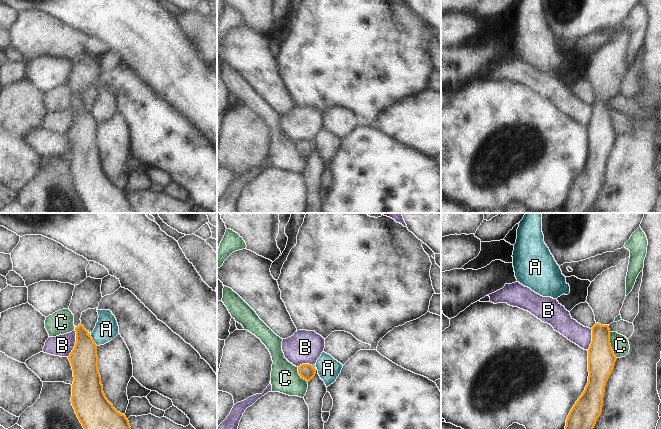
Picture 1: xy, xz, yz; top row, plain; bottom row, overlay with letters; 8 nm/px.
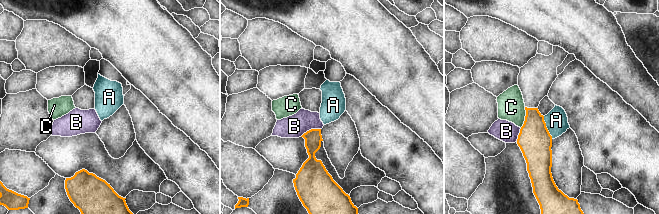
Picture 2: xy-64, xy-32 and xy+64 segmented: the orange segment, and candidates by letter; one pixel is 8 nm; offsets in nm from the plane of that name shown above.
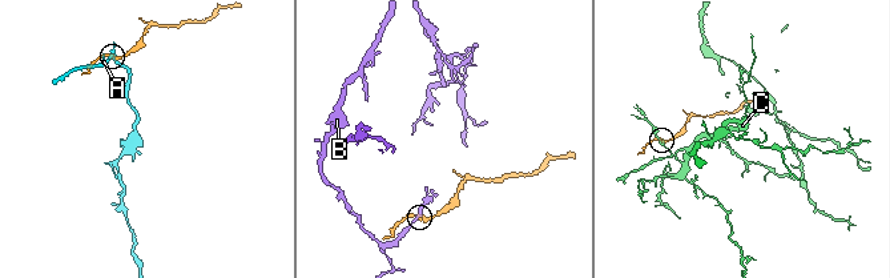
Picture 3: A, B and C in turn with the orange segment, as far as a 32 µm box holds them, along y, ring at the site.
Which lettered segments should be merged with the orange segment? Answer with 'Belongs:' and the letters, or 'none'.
Belongs: none

